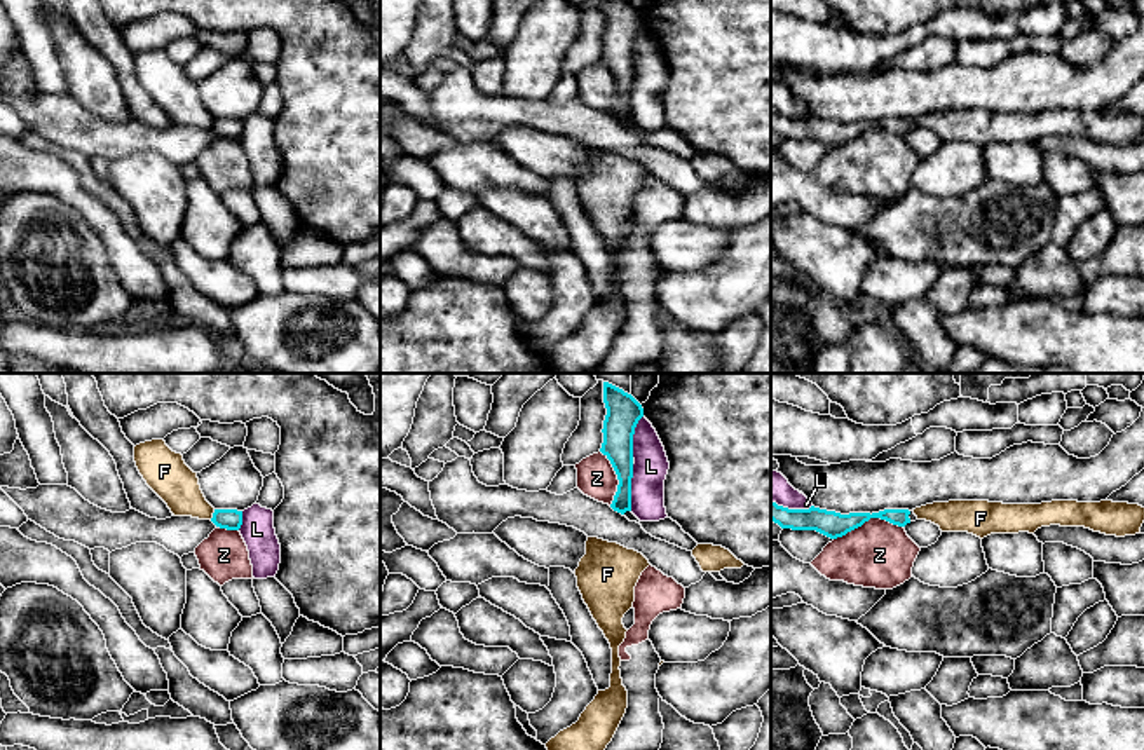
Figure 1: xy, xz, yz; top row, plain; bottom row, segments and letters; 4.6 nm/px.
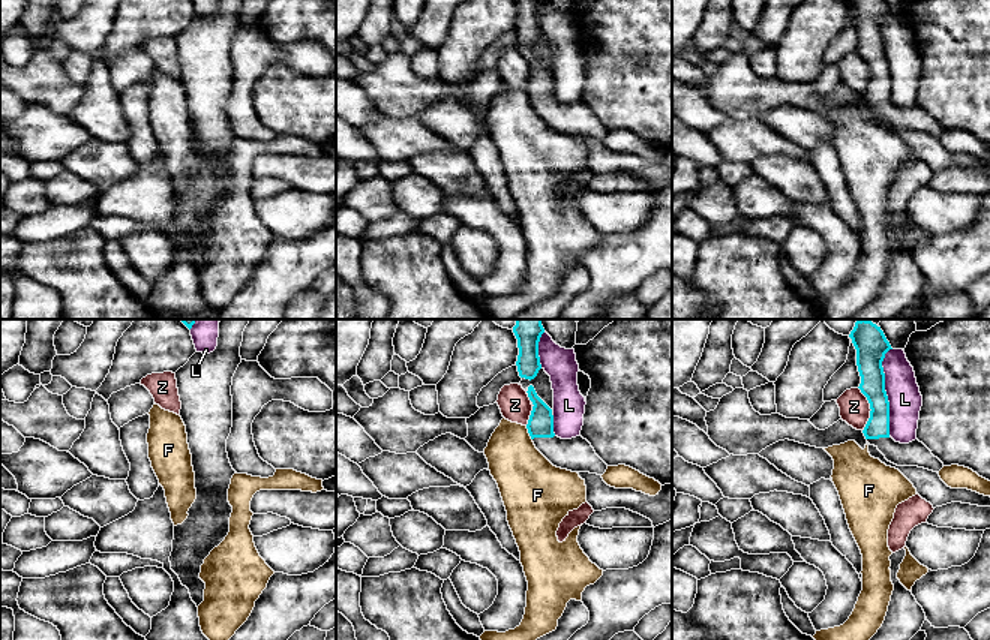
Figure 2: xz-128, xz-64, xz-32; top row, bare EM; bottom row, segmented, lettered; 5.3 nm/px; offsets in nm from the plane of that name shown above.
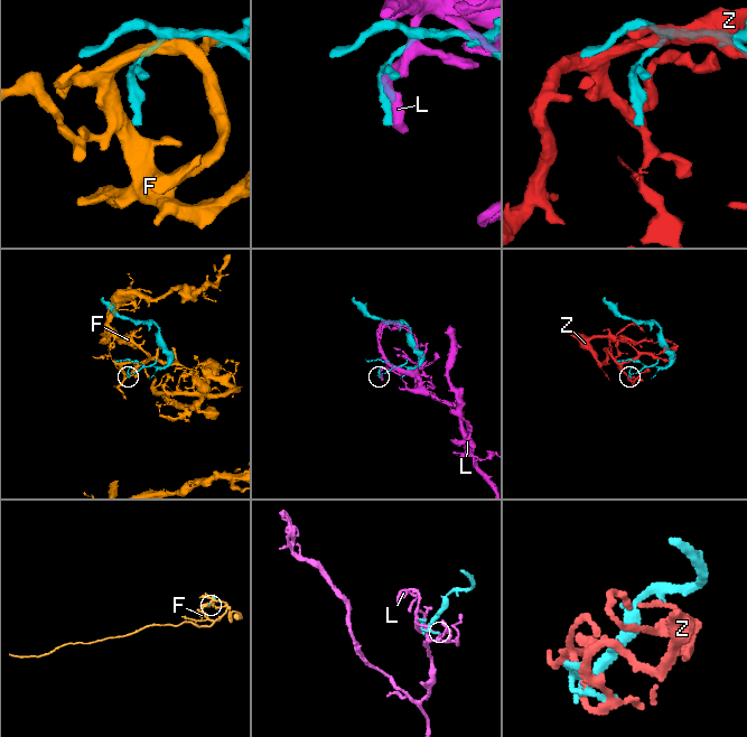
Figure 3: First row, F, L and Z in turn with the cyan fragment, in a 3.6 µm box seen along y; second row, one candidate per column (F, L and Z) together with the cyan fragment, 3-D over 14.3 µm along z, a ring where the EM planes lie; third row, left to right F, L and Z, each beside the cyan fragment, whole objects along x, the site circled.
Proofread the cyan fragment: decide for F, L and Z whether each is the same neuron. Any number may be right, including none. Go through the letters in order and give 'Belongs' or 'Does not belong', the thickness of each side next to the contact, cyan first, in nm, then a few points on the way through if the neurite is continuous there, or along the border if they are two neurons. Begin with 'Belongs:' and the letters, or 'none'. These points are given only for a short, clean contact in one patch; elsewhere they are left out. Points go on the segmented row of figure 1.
Belongs: none
F: Does not belong. Thickness 100 nm (cyan) against 190 nm
L: Does not belong. Thickness 140 nm (cyan) against 160 nm
Z: Does not belong. Thickness 120 nm (cyan) against 300 nm

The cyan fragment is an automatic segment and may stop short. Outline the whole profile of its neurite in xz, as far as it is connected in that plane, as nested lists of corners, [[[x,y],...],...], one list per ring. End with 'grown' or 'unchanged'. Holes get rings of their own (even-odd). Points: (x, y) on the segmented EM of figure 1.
[[[603,382],[603,403],[607,415],[602,429],[603,443],[600,452],[610,460],[619,480],[610,508],[630,522],[640,523],[652,537],[692,551],[698,542],[671,518],[640,522],[631,513],[633,434],[638,420],[644,417],[644,408],[631,394],[609,382]]] | grown

